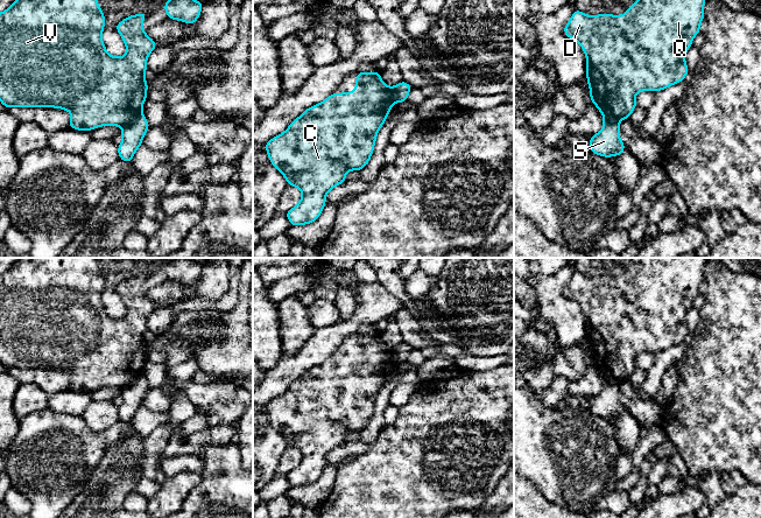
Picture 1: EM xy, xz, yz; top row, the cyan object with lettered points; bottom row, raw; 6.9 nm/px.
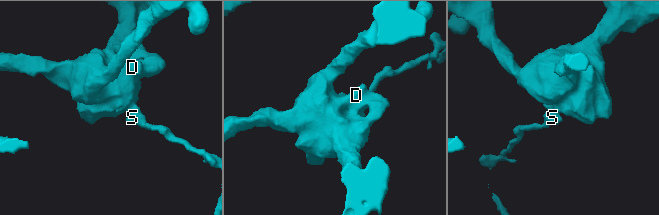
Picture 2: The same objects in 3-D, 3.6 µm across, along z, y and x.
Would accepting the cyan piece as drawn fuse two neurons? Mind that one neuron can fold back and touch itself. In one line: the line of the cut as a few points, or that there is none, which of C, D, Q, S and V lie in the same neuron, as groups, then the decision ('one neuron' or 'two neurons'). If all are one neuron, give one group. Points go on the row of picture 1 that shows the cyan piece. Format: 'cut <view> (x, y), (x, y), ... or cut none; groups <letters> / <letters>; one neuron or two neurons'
cut xy (141, 112), (122, 127); groups C D Q V / S; two neurons

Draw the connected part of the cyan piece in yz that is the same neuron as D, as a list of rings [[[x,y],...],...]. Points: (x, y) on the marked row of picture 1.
[[[637,0],[622,15],[586,15],[575,9],[564,27],[564,34],[576,40],[586,56],[586,78],[591,91],[590,100],[603,117],[621,121],[629,118],[637,106],[635,96],[640,91],[661,91],[681,83],[689,72],[685,63],[686,50],[693,37],[700,32],[704,20],[705,0]]]

